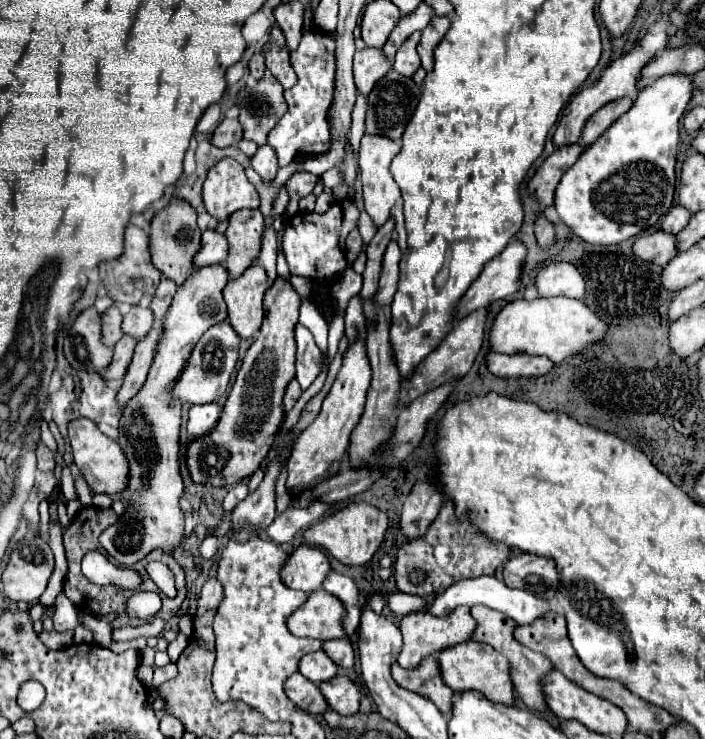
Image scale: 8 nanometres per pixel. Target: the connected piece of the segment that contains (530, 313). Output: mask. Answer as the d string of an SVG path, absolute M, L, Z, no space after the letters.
M536 298L514 300L506 304L496 316L490 332L490 344L494 352L502 354L532 354L548 356L554 364L578 354L580 350L602 342L608 324L596 312L592 312L582 300L574 298Z

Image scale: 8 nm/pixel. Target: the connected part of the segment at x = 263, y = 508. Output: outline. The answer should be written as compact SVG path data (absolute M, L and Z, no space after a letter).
M280 460L268 464L262 484L254 494L242 500L232 512L232 526L244 528L248 524L258 526L258 532L270 526L276 518L276 502L274 502L274 484L280 474Z

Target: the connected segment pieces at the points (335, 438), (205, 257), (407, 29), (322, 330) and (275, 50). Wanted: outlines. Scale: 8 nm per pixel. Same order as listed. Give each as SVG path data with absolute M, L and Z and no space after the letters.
M356 338L344 352L342 368L328 396L322 402L320 414L294 442L294 450L288 460L288 480L286 480L288 490L306 490L308 486L324 478L324 472L330 468L332 462L344 456L350 434L362 416L368 386L370 386L370 362L366 356L366 342L362 338Z
M208 230L202 234L200 250L196 252L196 258L194 258L194 270L200 270L212 264L222 264L226 254L228 254L228 244L224 240L224 234Z
M422 2L412 14L402 16L402 18L400 18L400 24L392 30L386 46L382 48L384 56L392 62L394 54L396 54L396 50L402 46L402 42L404 42L410 34L414 34L414 32L418 32L418 30L424 30L424 28L430 24L432 16L434 16L434 12L432 12L430 6L426 6L424 2Z
M310 296L301 297L301 301L298 321L312 332L320 350L326 352L328 349L329 326Z
M272 26L268 42L264 44L264 56L266 56L266 68L276 76L276 80L284 86L284 88L292 88L296 84L296 74L290 66L288 60L288 46L286 40L282 36L282 30L278 26Z

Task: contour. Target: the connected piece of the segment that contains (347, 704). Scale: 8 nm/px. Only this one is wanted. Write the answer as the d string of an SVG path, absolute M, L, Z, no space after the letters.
M344 674L334 676L328 682L320 684L324 698L328 700L330 708L342 716L352 716L360 708L360 688Z

